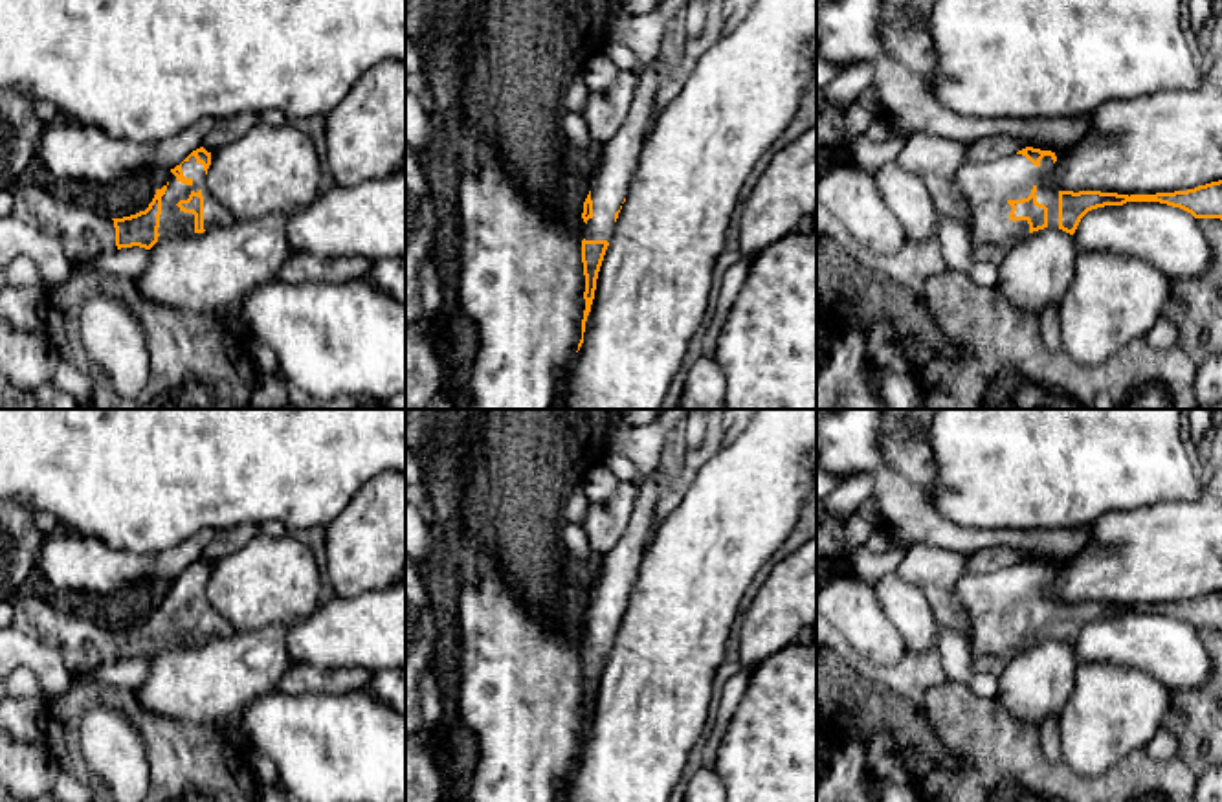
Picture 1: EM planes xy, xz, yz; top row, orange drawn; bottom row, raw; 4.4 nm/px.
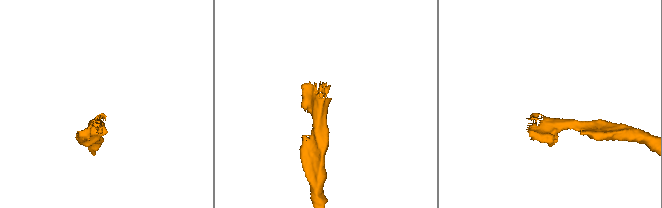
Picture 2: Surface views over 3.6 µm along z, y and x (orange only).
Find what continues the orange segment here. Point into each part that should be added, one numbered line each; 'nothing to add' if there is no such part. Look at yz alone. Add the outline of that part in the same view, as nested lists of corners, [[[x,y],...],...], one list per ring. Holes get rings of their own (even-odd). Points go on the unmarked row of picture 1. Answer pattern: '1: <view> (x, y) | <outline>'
1: yz (988, 599) | [[[1022,565],[989,574],[965,571],[956,582],[956,596],[971,618],[969,655],[972,664],[996,677],[1009,661],[1029,646],[1028,631],[1011,631],[1009,611],[1022,611],[1037,600],[1037,613],[1048,618],[1048,639],[1059,639],[1059,602],[1051,596],[1055,574],[1044,567],[1033,576]]]

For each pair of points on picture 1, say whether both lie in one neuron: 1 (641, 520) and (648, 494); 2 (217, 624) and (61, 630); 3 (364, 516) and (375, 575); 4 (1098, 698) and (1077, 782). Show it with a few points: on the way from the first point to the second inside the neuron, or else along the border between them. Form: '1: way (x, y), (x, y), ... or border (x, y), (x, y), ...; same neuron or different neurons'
1: way (643, 514), (646, 500); same neuron
2: way (178, 624), (169, 624), (144, 641), (99, 641); same neuron
3: way (373, 531), (373, 560); same neuron
4: border (1122, 768), (1098, 779), (1072, 773); different neurons

